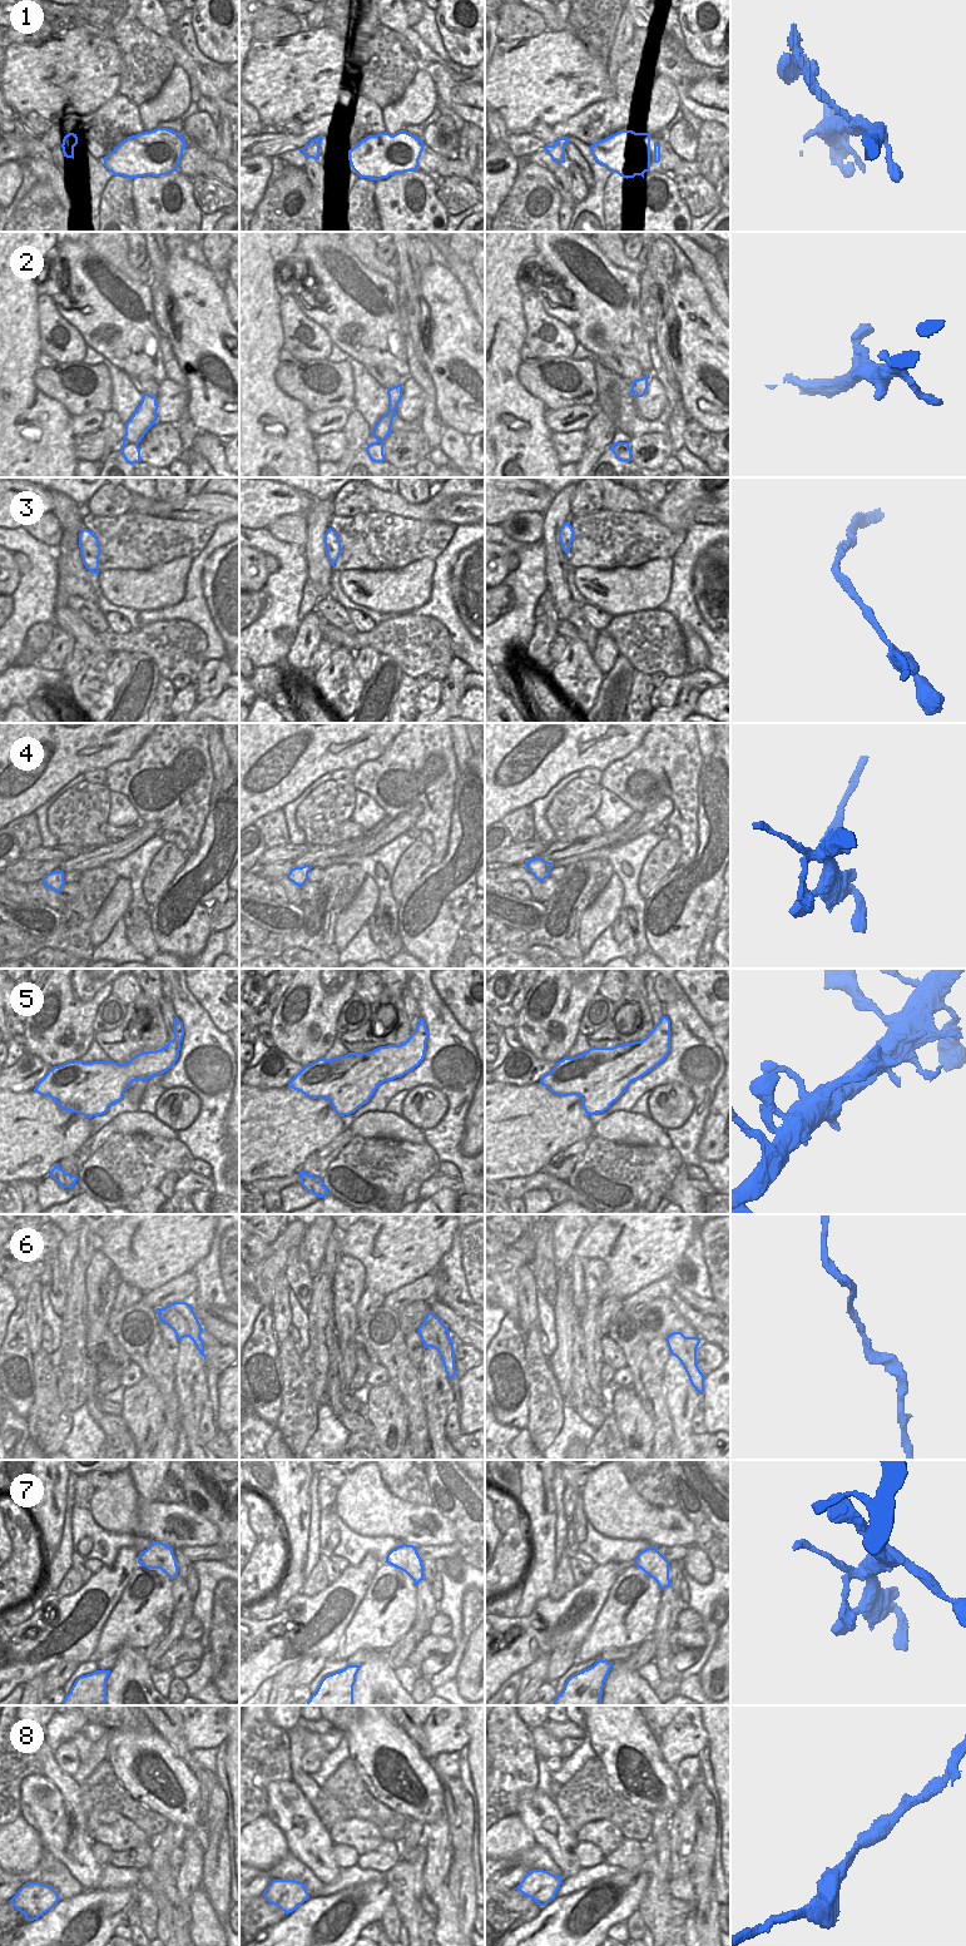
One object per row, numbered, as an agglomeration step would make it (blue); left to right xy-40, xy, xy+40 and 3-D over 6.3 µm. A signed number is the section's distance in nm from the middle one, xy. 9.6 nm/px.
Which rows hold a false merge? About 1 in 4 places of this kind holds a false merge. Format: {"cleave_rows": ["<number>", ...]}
{"cleave_rows": ["1", "4"]}

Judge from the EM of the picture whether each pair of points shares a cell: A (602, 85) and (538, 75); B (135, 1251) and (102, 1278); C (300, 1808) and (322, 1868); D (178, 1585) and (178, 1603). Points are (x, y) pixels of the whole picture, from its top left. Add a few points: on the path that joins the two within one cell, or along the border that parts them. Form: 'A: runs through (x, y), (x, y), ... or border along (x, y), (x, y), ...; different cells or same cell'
A: runs through (585, 80), (554, 78); same cell
B: border along (98, 1248), (117, 1269), (122, 1281); different cells
C: runs through (308, 1823), (310, 1842), (320, 1853); same cell
D: runs through (178, 1589), (178, 1599); same cell

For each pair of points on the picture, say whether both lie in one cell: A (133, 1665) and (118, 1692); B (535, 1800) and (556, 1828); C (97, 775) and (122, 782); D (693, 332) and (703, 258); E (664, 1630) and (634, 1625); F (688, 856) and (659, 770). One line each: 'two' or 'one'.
A: one
B: one
C: two
D: two
E: two
F: one

